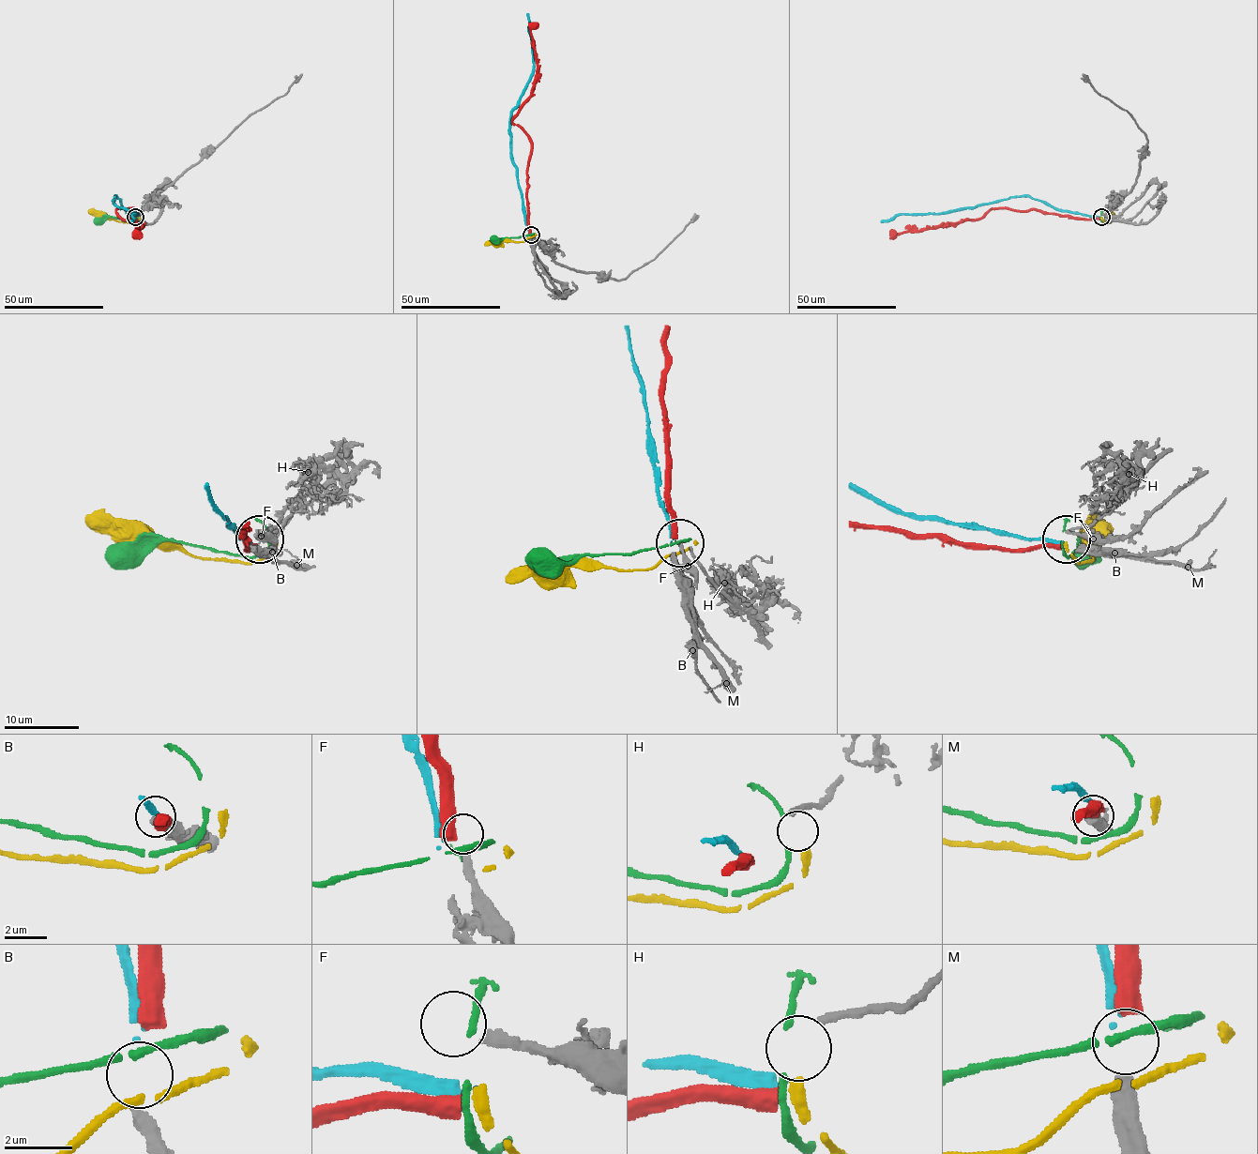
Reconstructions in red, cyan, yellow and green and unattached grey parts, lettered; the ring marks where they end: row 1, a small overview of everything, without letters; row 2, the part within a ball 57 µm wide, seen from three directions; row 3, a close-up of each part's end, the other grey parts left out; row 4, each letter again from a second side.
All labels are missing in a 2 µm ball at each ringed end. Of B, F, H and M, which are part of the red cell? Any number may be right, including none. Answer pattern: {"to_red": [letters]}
{"to_red": ["M"]}

